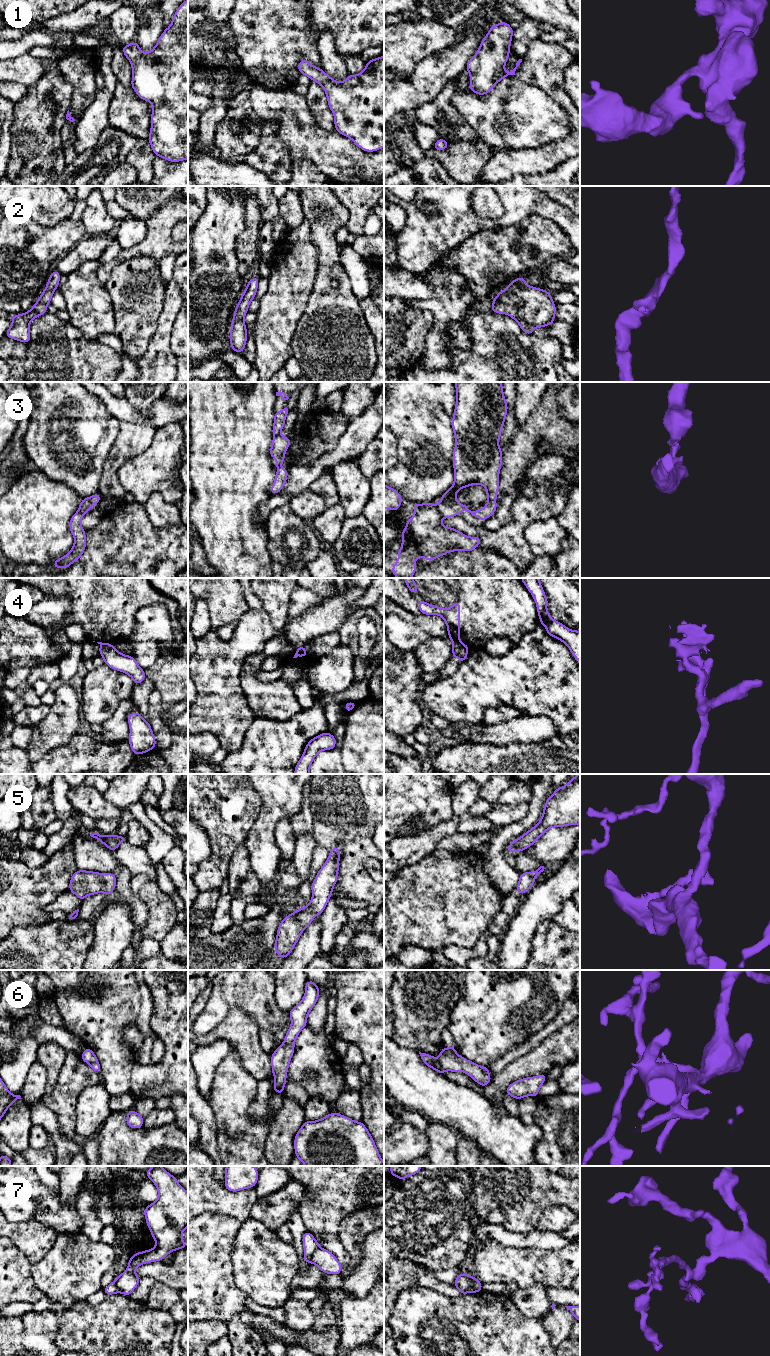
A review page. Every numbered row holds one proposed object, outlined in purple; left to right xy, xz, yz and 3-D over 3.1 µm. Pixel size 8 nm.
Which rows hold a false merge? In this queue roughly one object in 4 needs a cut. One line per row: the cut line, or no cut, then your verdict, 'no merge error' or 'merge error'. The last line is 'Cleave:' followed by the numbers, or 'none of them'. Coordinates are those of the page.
1: no cut; no merge error
2: no cut; no merge error
3: cut in yz along (435, 506), (443, 517); merge error
4: cut in yz along (459, 641), (452, 642); merge error
5: no cut; no merge error
6: no cut; no merge error
7: cut in yz along (467, 1275), (475, 1292); merge error
Cleave: 3, 4, 7

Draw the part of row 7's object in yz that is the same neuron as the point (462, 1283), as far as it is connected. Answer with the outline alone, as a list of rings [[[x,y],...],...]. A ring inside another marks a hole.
[[[466,1273],[459,1274],[456,1279],[455,1283],[453,1284],[461,1293],[461,1295],[467,1294],[469,1292],[475,1293],[475,1289],[472,1287],[469,1277]]]

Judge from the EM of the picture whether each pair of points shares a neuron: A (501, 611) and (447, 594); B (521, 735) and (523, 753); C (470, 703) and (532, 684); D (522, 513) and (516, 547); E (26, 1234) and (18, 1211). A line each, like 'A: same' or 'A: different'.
A: same
B: different
C: same
D: same
E: different

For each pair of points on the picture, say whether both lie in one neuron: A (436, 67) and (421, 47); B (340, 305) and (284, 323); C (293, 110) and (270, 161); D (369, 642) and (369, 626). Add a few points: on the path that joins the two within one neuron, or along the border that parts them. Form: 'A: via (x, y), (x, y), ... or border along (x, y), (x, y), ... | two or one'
A: border along (450, 47), (424, 57), (416, 65), (413, 74) | two
B: border along (309, 296), (306, 308), (291, 340) | two
C: border along (264, 121), (277, 120), (277, 136), (292, 159) | two
D: via (367, 638), (367, 630) | one

